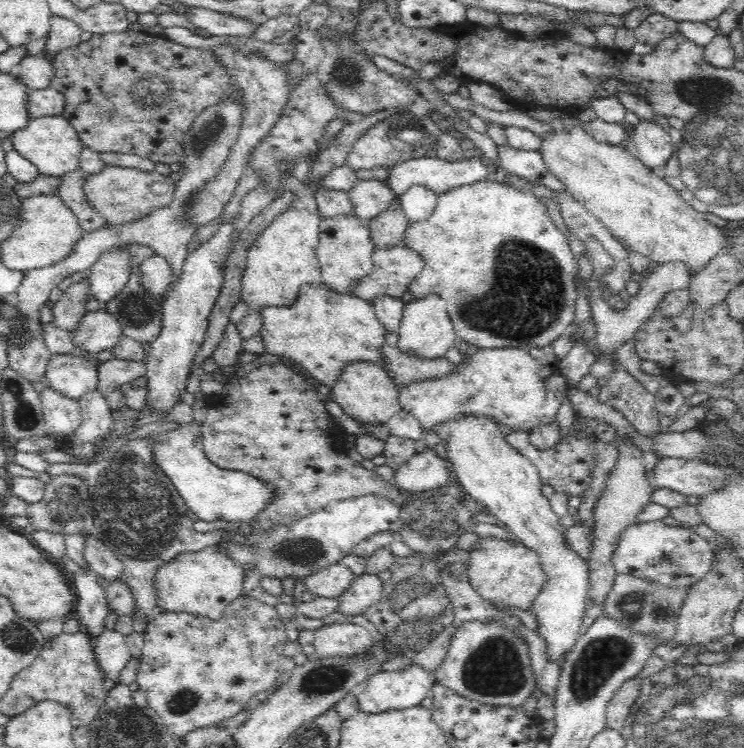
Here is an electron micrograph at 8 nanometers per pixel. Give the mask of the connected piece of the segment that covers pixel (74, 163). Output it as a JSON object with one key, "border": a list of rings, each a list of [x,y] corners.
{"border":[[[63,114],[30,118],[26,128],[20,128],[11,138],[14,149],[34,164],[39,173],[64,176],[80,168],[78,156],[82,152],[83,143],[72,123]]]}

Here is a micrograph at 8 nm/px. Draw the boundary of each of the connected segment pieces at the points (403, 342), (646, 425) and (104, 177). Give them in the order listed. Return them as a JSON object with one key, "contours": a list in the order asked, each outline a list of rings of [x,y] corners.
{"contours":[[[[434,293],[405,304],[398,334],[397,346],[400,351],[428,360],[445,357],[448,349],[458,344],[455,327],[446,310],[446,301]]],[[[617,356],[611,360],[615,370],[606,388],[599,394],[599,400],[626,417],[636,432],[649,438],[657,436],[661,432],[659,413],[655,410],[655,396],[622,368],[617,362]]],[[[105,166],[102,172],[90,174],[84,183],[88,203],[113,226],[130,224],[134,220],[150,216],[150,212],[164,208],[172,202],[176,183],[170,175],[158,171],[146,172],[135,168]]]]}

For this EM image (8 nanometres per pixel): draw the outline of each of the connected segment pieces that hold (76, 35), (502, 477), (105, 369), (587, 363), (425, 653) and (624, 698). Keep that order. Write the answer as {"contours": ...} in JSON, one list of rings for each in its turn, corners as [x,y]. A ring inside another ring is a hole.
{"contours":[[[[52,15],[47,43],[44,48],[46,57],[52,60],[56,53],[62,52],[62,50],[66,50],[70,46],[76,46],[82,40],[80,37],[82,32],[81,26],[68,20],[68,18]]],[[[460,416],[425,432],[438,434],[439,440],[447,444],[447,460],[463,490],[487,513],[506,524],[504,528],[513,538],[539,554],[542,569],[546,571],[546,586],[530,604],[530,611],[539,622],[536,631],[546,640],[548,657],[561,666],[560,656],[568,656],[580,638],[578,631],[586,614],[590,569],[587,559],[567,545],[566,530],[558,523],[559,516],[540,489],[542,482],[536,466],[508,444],[498,426],[492,417]]],[[[113,358],[108,362],[100,363],[98,367],[98,384],[96,390],[104,397],[108,397],[118,386],[133,383],[145,376],[147,367],[144,361],[120,360]]],[[[579,340],[556,366],[562,377],[566,379],[566,384],[576,387],[587,375],[590,375],[592,364],[596,360],[587,342]]],[[[458,622],[445,626],[426,646],[417,650],[413,654],[413,662],[432,673],[435,676],[435,670],[444,660],[450,646],[450,640],[454,630],[457,628]]],[[[638,676],[628,679],[614,693],[606,709],[607,728],[622,732],[630,716],[630,708],[641,693],[641,681],[642,679]]]]}

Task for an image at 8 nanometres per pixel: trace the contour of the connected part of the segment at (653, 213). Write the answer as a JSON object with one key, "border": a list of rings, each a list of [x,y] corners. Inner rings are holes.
{"border":[[[575,126],[568,131],[548,133],[538,151],[542,153],[546,169],[562,181],[570,195],[602,221],[616,239],[624,240],[624,247],[629,246],[631,250],[640,252],[651,262],[684,262],[694,275],[706,268],[706,264],[728,245],[726,230],[710,223],[702,213],[686,203],[665,177],[658,177],[634,155],[629,144],[604,144],[592,139],[584,128]]]}

